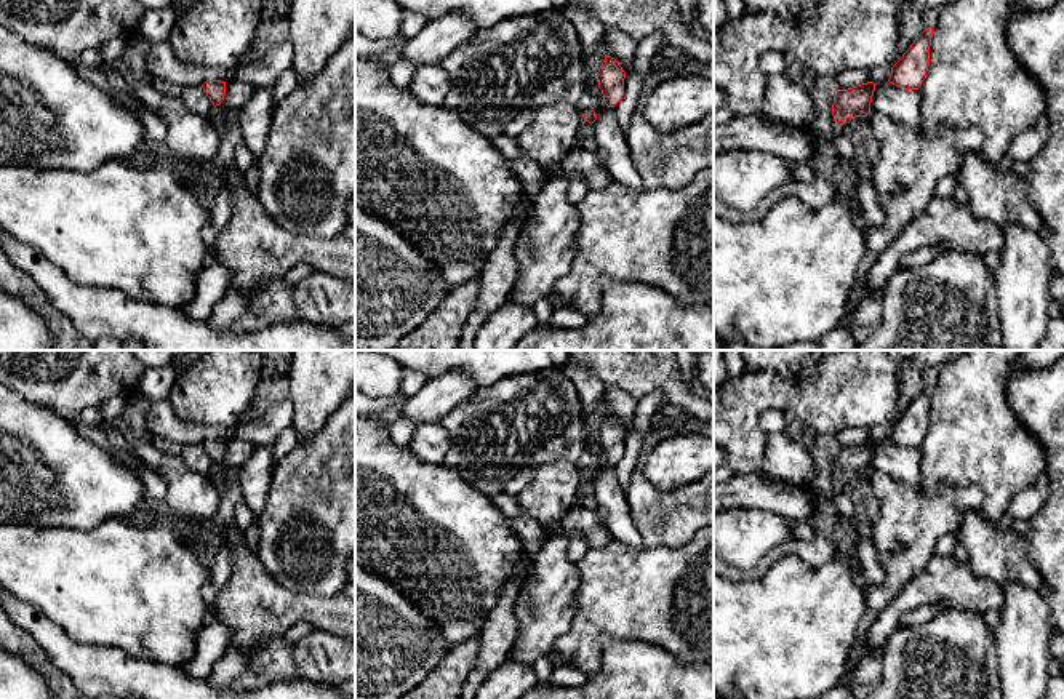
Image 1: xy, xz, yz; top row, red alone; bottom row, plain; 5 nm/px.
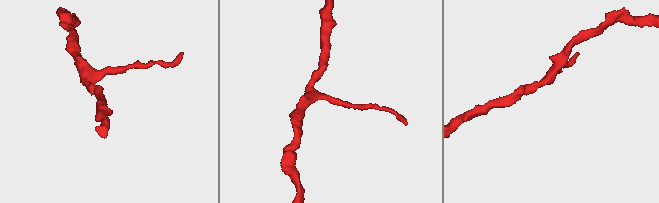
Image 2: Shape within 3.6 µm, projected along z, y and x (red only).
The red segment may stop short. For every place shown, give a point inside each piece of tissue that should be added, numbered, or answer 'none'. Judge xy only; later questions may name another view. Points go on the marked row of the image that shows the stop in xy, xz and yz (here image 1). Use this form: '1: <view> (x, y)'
none

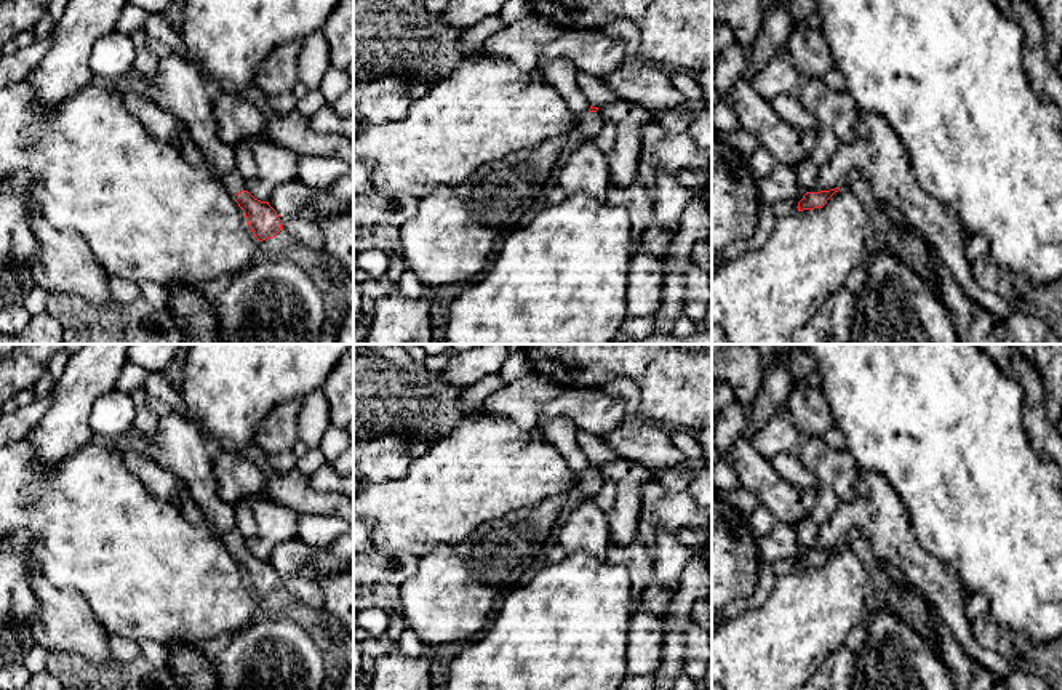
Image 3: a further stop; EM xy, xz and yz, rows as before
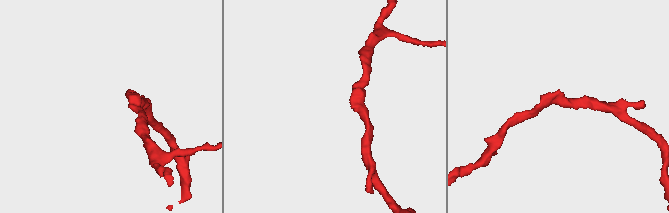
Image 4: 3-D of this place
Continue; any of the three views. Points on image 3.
1: xy (232, 181)

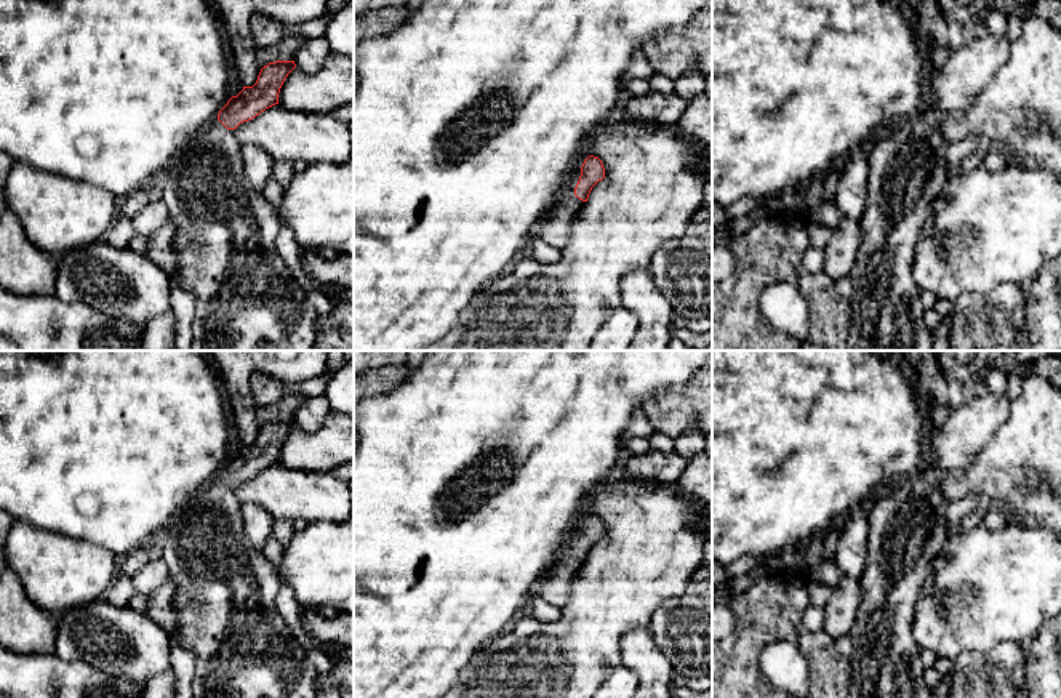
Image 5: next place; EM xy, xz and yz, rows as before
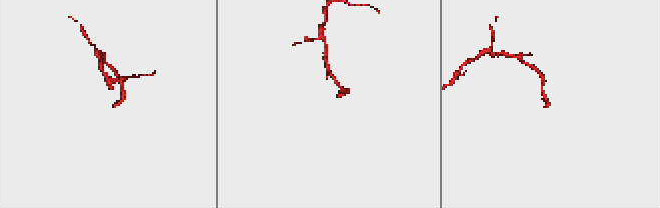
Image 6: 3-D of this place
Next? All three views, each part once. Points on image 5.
1: xz (554, 229)

